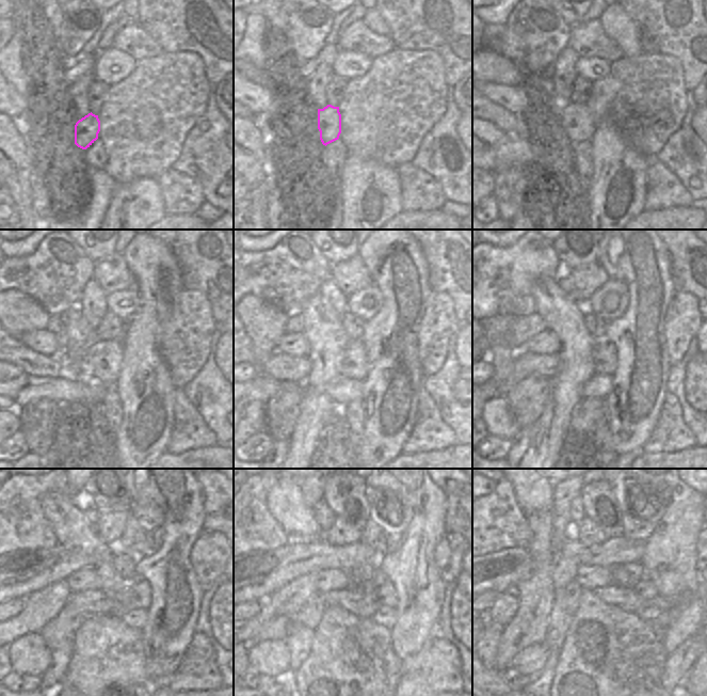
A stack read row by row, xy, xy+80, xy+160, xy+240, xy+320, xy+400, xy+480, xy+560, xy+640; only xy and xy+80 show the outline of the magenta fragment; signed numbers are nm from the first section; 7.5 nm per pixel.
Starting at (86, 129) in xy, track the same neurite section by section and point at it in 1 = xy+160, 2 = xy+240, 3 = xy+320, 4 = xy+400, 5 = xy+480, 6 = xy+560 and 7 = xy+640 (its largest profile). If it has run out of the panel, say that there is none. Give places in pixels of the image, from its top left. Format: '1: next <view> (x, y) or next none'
1: next xy+160 (577, 122)
2: next xy+240 (101, 363)
3: next xy+320 (354, 364)
4: next xy+400 (605, 353)
5: next xy+480 (141, 598)
6: next xy+560 (386, 595)
7: next xy+640 (644, 588)

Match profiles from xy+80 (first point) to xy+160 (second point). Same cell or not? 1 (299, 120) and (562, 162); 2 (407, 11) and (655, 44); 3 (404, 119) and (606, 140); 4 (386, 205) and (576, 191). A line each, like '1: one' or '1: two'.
1: one
2: one
3: two
4: two

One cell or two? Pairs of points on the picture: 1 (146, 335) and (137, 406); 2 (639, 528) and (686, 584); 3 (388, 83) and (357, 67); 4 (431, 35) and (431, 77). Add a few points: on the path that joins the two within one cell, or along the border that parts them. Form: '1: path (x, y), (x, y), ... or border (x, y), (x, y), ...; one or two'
1: path (142, 352), (142, 372), (133, 380), (135, 389); one
2: border (661, 517), (655, 530), (644, 542); two
3: border (373, 58), (372, 64), (360, 76), (349, 80); two
4: border (406, 48), (435, 51), (443, 61), (444, 72); two

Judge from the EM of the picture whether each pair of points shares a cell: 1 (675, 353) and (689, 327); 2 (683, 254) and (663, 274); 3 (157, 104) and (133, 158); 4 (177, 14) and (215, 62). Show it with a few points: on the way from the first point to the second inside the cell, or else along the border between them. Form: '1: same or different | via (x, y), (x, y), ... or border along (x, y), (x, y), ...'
1: same | via (677, 347), (683, 333)
2: different | border along (662, 242), (671, 259), (671, 278), (675, 290)
3: same | via (145, 117), (143, 138), (138, 144)
4: same | via (190, 22), (215, 49)

